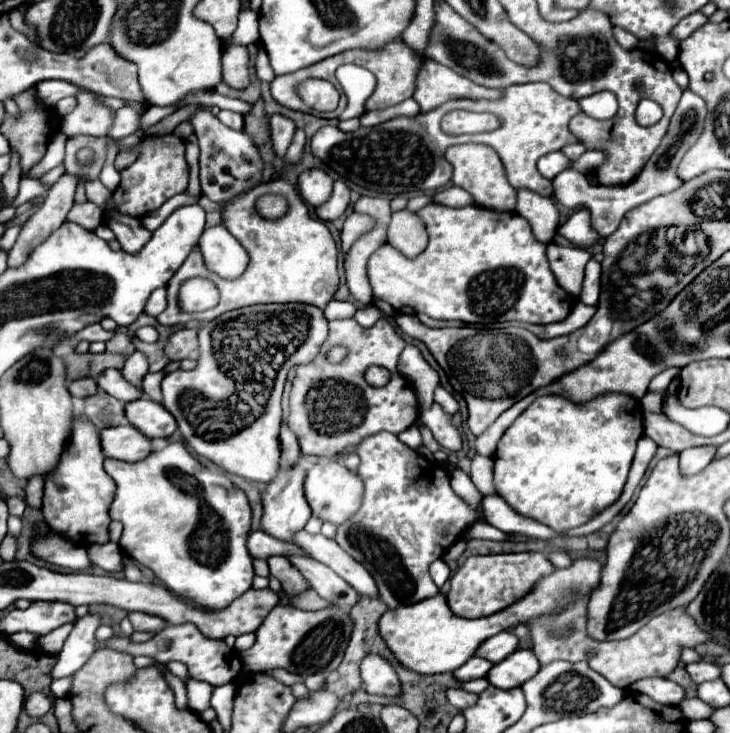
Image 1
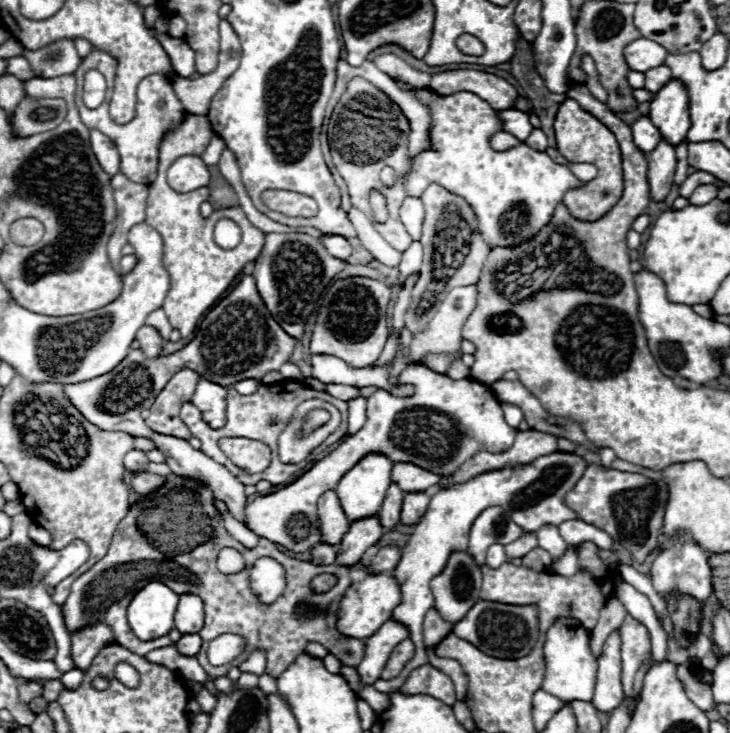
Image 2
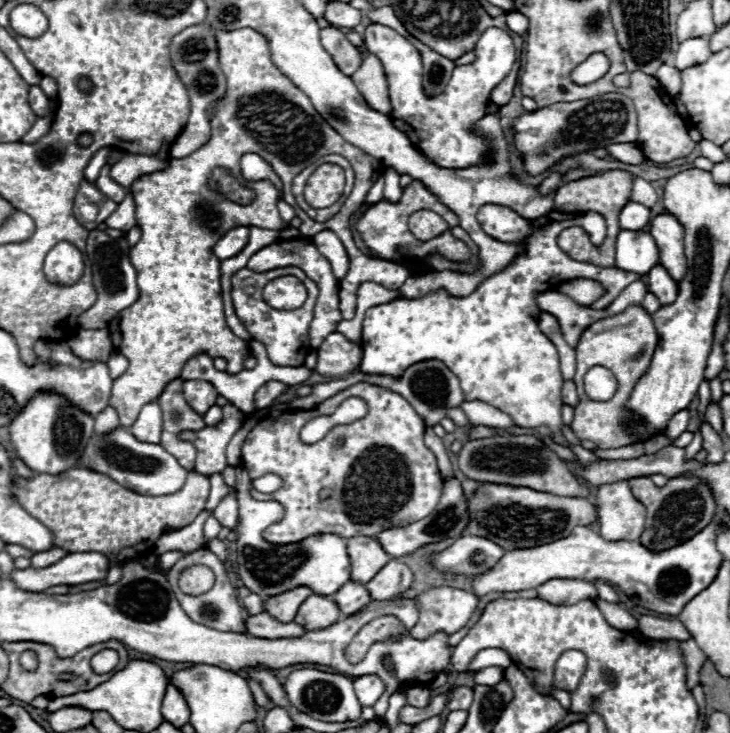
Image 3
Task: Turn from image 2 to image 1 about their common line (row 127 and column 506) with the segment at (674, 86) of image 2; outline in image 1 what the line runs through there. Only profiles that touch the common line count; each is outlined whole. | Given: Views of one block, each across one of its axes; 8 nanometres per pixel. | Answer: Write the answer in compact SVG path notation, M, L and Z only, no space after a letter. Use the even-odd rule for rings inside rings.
M516 650L516 654L508 654L508 658L494 664L494 670L490 670L486 678L492 686L500 690L510 690L530 680L538 672L538 668L540 662L532 654L532 650Z

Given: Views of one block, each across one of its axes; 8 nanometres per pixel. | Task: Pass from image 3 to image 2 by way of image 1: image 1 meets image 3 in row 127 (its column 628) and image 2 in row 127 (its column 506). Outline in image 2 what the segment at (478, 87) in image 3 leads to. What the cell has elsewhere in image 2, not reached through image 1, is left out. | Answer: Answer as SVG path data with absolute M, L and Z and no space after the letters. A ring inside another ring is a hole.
M396 82L402 90L412 92L430 112L430 146L414 156L412 170L404 178L406 194L408 196L420 196L422 190L426 190L430 184L440 184L448 192L462 196L474 214L478 216L478 228L482 232L482 238L490 248L494 246L518 246L522 242L528 242L534 238L552 218L558 202L562 202L564 194L572 188L584 186L582 180L578 180L568 164L556 164L550 160L546 152L532 150L528 146L516 146L506 152L496 152L490 148L490 136L494 130L502 130L502 120L498 118L498 112L488 106L482 98L478 98L472 92L456 92L450 96L440 96L430 88L412 88L404 82Z

